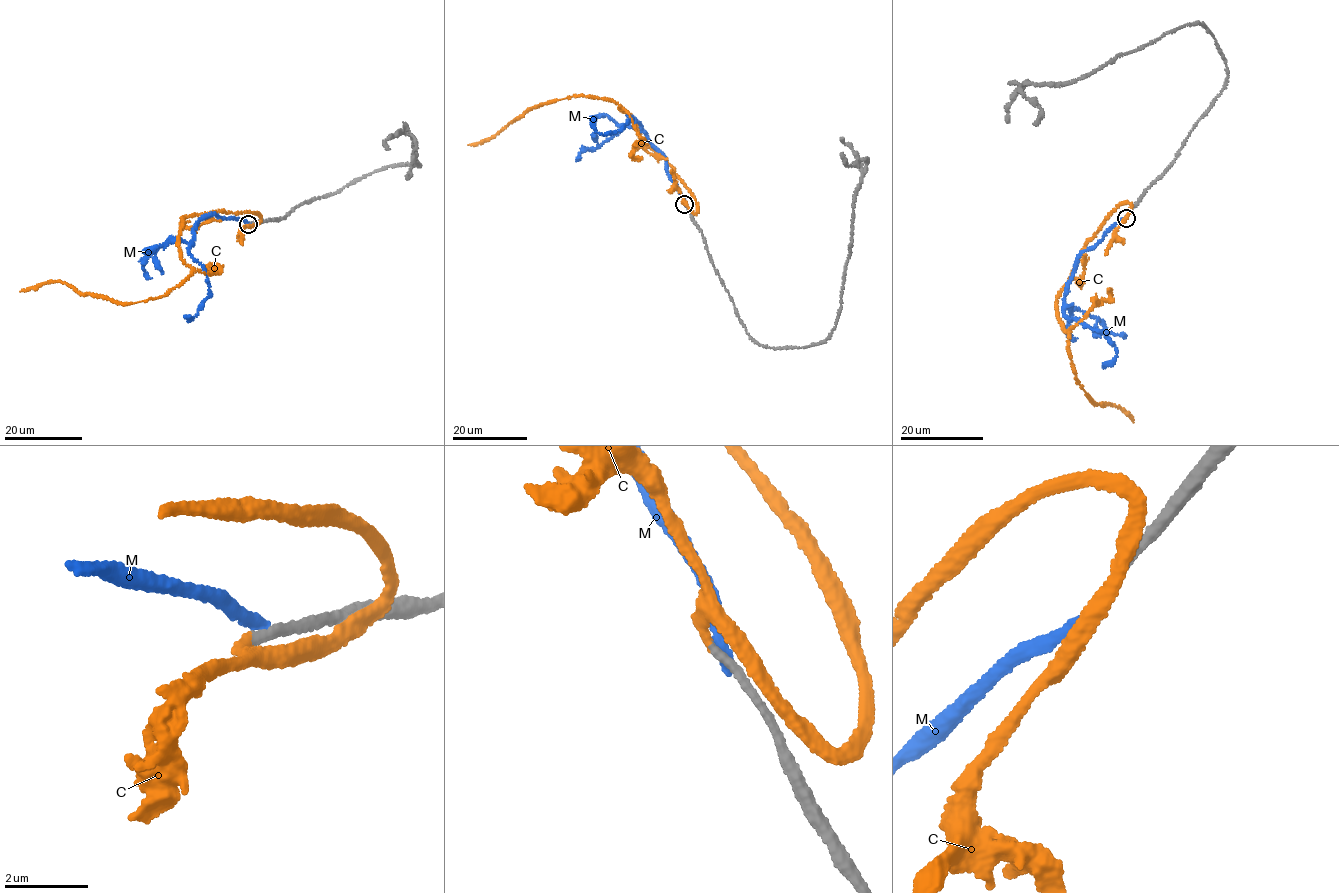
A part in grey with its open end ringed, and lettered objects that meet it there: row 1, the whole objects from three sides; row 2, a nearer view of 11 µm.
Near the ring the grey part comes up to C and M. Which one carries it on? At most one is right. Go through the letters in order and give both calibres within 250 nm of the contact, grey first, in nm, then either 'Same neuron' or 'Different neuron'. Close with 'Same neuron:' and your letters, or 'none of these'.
C: Thickness 220 nm (grey) against 240 nm. Same neuron
M: Thickness 240 nm (grey) against 280 nm. Different neuron
Same neuron: C

